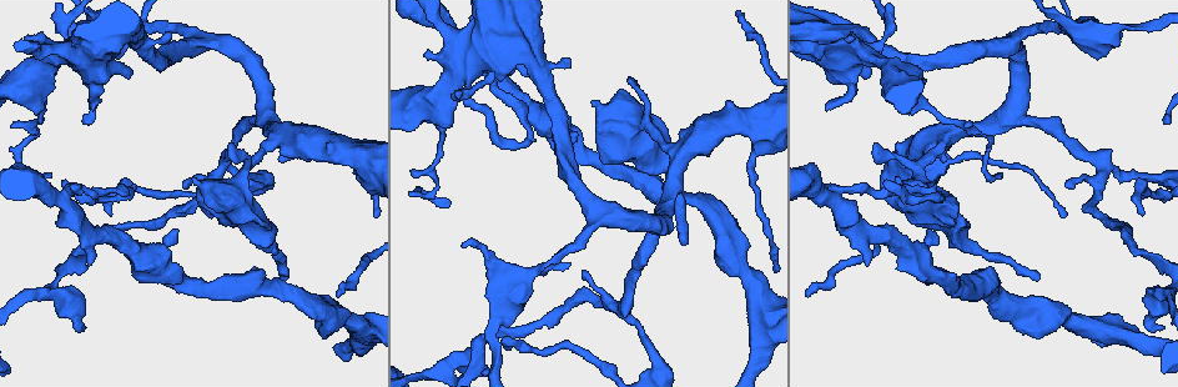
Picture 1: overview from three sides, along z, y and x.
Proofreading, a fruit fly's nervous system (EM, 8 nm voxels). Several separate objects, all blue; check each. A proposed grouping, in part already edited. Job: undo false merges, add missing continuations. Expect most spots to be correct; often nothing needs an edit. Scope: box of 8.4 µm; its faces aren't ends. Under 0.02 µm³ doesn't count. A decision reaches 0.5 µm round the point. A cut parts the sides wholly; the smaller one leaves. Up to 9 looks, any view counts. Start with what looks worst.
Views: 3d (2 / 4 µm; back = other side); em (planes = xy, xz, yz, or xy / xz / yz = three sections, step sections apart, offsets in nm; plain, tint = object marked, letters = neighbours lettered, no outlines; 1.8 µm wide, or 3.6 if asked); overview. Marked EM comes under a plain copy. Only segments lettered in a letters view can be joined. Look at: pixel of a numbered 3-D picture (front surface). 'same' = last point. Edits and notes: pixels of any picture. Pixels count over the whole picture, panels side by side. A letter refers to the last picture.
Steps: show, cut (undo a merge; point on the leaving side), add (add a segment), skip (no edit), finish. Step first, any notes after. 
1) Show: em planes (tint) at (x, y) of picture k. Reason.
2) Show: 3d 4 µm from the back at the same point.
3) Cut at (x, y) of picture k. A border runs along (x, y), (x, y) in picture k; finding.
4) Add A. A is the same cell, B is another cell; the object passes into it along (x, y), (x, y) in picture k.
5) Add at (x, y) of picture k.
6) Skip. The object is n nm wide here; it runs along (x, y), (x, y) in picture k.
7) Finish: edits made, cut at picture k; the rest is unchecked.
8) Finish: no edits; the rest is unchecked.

Show: em xz step 4 (tint) at (64, 203) of picture 1. Abrupt turn.

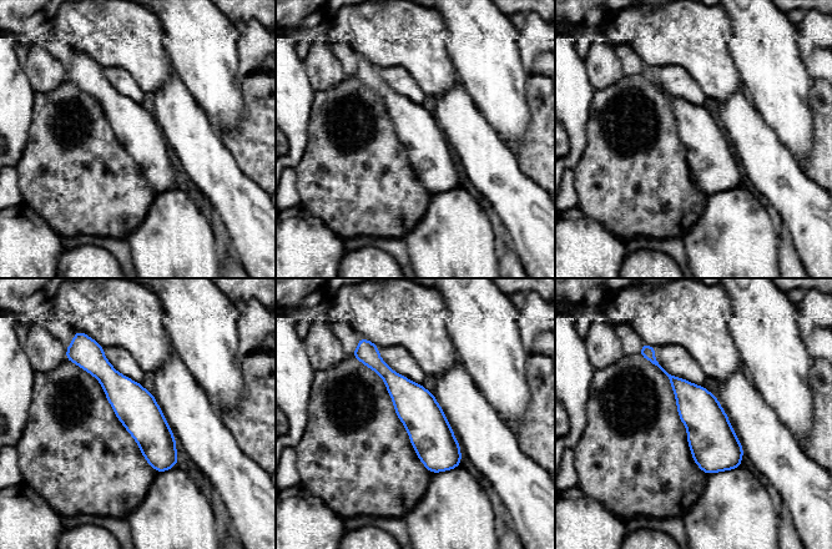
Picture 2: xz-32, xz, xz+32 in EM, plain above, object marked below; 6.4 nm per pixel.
Show: em xy step 8 (letters) at the same point. Cut it another way.

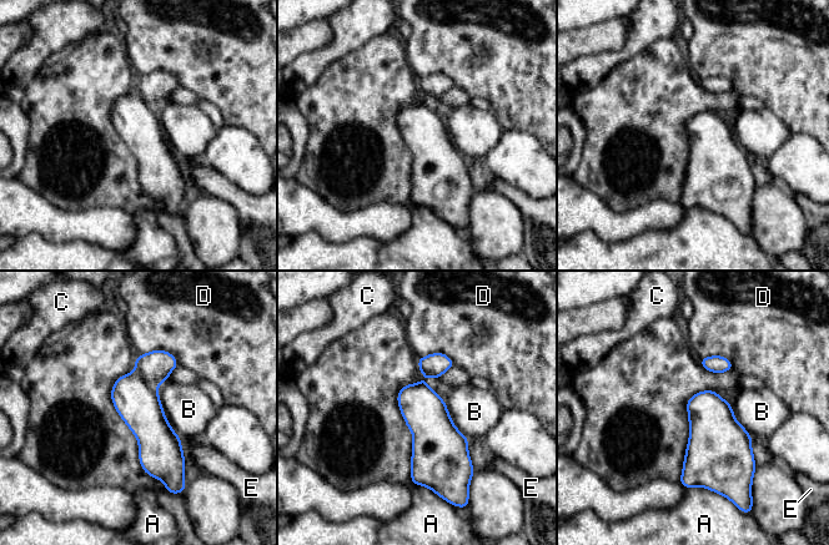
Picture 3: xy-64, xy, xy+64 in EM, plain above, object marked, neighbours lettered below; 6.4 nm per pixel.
Cut at (155, 367) of picture 3. A, B, C, D and E are other cells; a border runs along (135, 371), (155, 387) in picture 3; a second neuron is stuck on.

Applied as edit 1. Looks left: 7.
Show: 3d 4 µm at (884, 42) of picture 1.

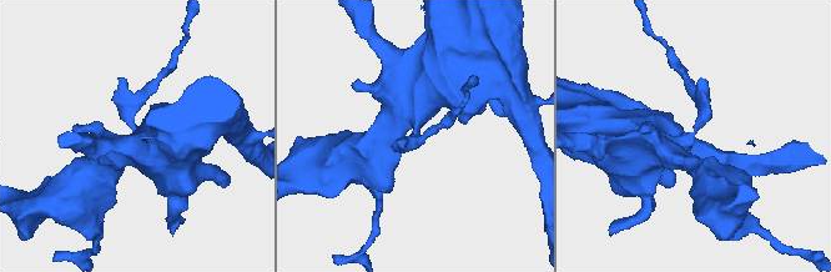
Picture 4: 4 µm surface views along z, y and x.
Show: em planes (letters) at (418, 134) of picture 4.

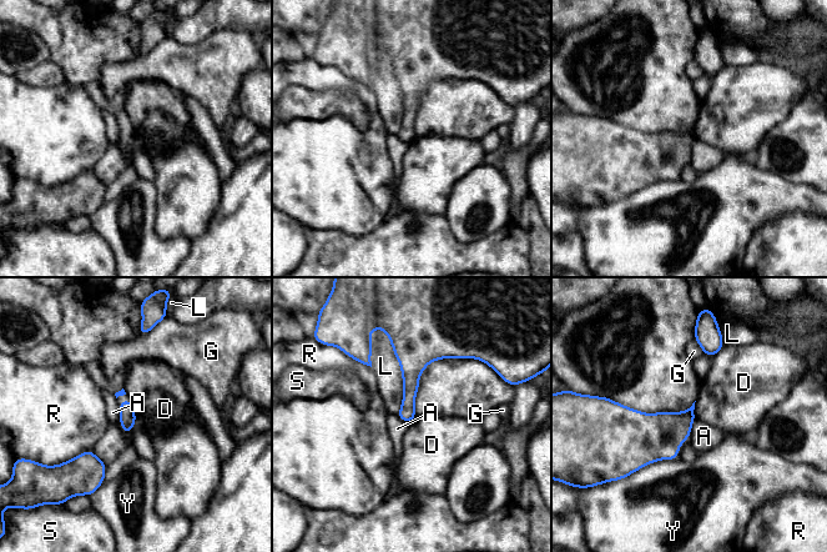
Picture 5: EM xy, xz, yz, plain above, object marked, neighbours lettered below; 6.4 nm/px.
Skip. A, D, G, L, R, S and Y are other cells; a border runs along (696, 401), (695, 418) in picture 5; all the same neuron.

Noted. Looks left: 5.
Show: overview. Redraw.

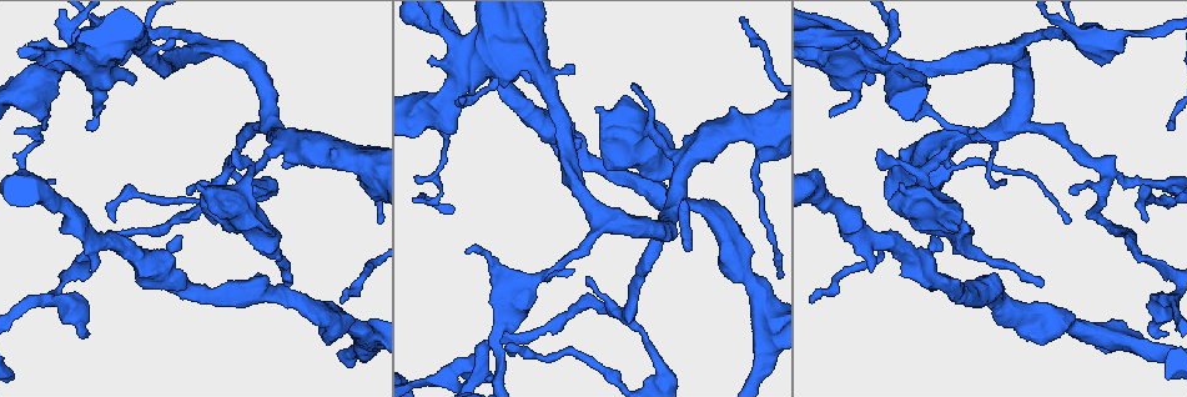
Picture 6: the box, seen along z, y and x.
Show: 3d 4 µm at (114, 218) of picture 6. Tapers out.

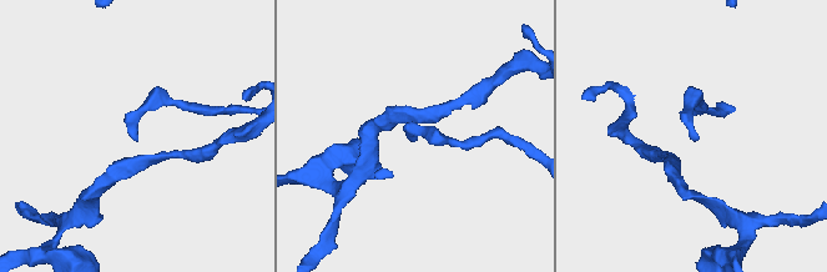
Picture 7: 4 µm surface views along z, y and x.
Show: em 3.6 µm xz step 8 (letters) at (136, 141) of picture 7.

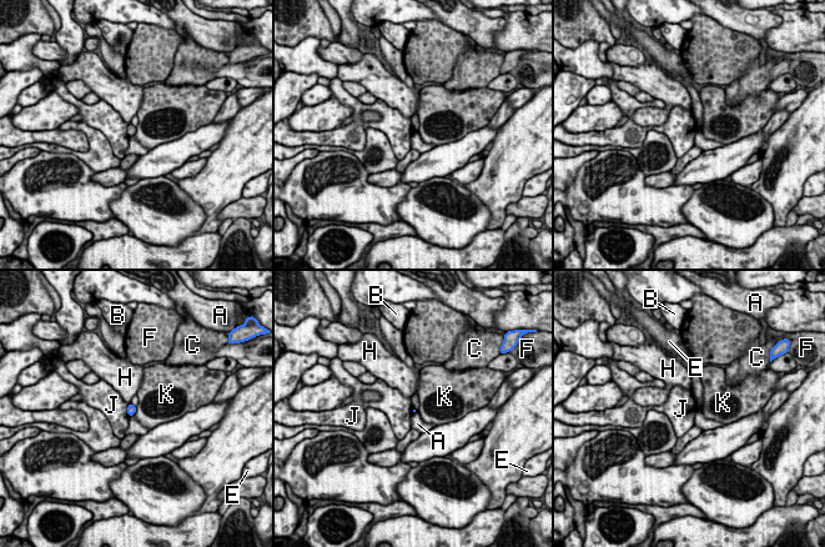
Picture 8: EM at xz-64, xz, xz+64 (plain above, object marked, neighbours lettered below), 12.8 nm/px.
Skip. A, B, C, E, F, H, J and K are other cells; a border runs along (127, 404), (129, 416) in picture 8; no lettered segment goes on from it.

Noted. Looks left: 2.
Show: 3d 2 µm at (288, 285) of picture 6. Branch stops here.

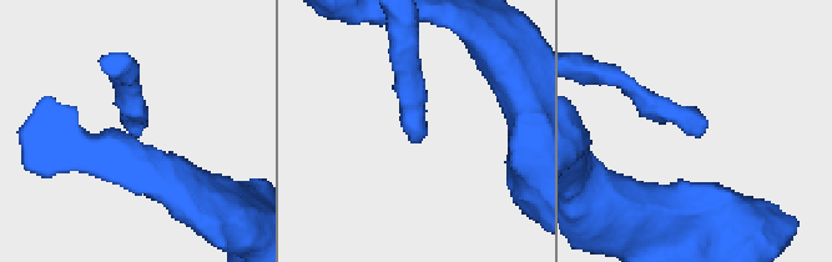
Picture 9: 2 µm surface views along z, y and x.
Show: em yz step 16 (letters) at (136, 135) of picture 9.

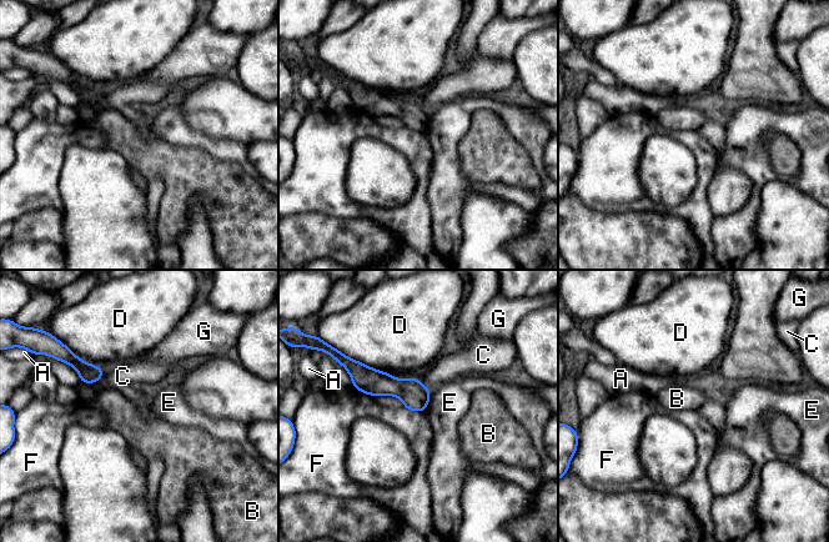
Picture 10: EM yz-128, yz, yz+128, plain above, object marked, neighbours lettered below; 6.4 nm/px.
Skip. The object is 180 nm wide here; A, B, C, D, E, F and G are other cells; it runs along (355, 371), (366, 380), (426, 400) in picture 10; none of them fits.

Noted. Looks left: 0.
Finish: edits made, cut at picture 3; the rest is unchecked.

